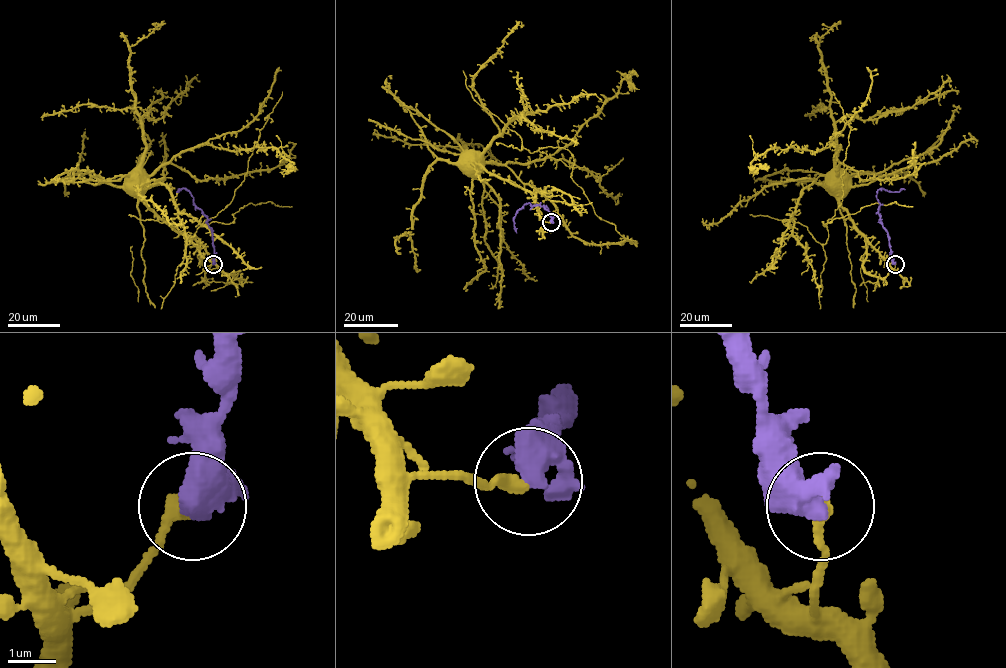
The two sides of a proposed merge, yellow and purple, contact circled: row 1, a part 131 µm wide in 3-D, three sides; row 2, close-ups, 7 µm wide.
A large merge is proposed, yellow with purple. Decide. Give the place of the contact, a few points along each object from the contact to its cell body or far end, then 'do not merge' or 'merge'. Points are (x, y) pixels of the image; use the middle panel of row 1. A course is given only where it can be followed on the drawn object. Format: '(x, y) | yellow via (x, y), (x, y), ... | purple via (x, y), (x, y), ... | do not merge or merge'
(551, 222) | yellow via (550, 222), (542, 219), (535, 196), (531, 191), (490, 174), (469, 154) | purple via (550, 222), (553, 219), (545, 207), (526, 203), (514, 219), (516, 232) | do not merge

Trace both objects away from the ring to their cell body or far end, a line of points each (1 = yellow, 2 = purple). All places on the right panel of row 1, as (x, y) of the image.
1: (895, 264), (892, 268), (858, 232), (849, 213), (829, 192), (829, 181)
2: (895, 264), (887, 230), (878, 211), (877, 192), (884, 188), (892, 192), (905, 189)

